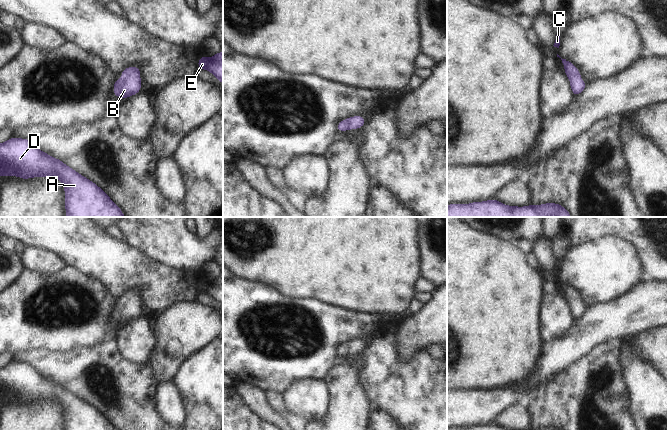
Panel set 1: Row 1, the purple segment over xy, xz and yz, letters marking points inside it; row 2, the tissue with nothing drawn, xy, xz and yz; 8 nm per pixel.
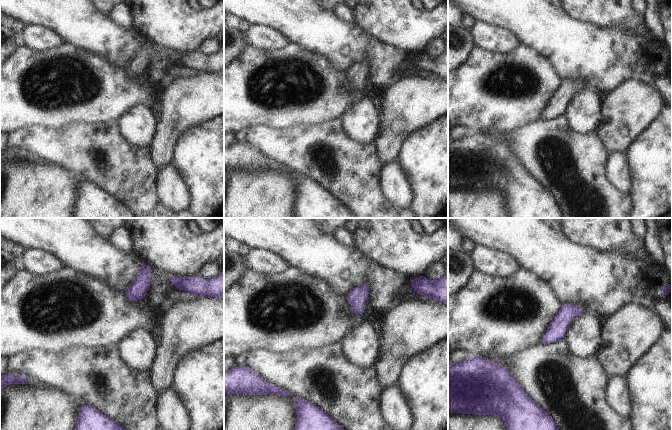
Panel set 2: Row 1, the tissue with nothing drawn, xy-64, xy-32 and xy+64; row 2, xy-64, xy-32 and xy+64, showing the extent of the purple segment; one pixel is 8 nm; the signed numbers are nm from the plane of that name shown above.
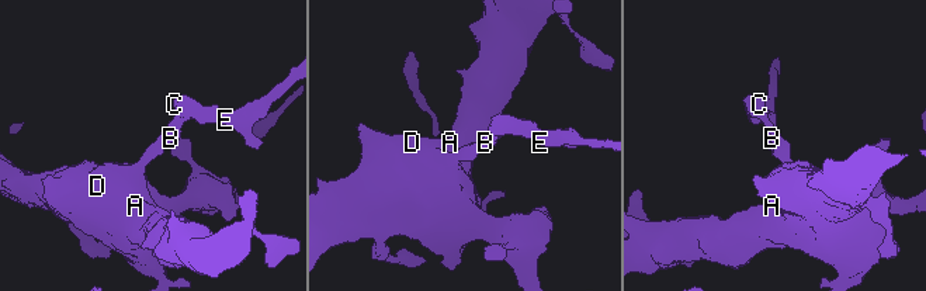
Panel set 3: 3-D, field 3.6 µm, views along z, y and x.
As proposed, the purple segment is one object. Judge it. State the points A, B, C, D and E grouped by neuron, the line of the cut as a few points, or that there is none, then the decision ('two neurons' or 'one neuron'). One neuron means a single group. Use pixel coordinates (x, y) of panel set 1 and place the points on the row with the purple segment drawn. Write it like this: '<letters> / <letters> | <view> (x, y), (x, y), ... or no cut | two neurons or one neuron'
A B C D E | no cut | one neuron

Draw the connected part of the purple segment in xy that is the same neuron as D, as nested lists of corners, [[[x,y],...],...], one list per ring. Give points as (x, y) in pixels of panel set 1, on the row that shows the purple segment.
[[[12,137],[0,144],[0,176],[18,176],[22,179],[42,176],[61,181],[65,190],[67,217],[125,217],[117,204],[94,182],[65,165],[61,160],[40,151],[27,139]]]

